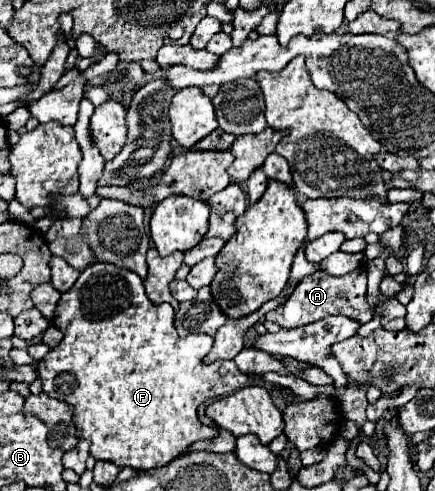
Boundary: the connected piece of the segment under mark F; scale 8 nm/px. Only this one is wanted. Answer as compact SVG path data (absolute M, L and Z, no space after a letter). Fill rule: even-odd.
M95 263L81 271L81 277L75 281L75 285L61 295L53 325L59 327L65 337L41 359L37 373L47 395L75 407L75 435L81 441L75 449L65 453L63 465L65 469L73 469L77 475L83 475L85 471L89 447L97 461L109 461L113 465L131 467L137 471L171 463L173 459L185 455L195 441L217 437L215 427L199 421L199 405L205 399L235 393L237 389L245 387L249 379L233 361L215 361L211 365L203 365L203 357L209 353L213 337L179 337L173 325L173 307L169 303L153 305L145 295L143 279L133 271L115 267L111 263Z

